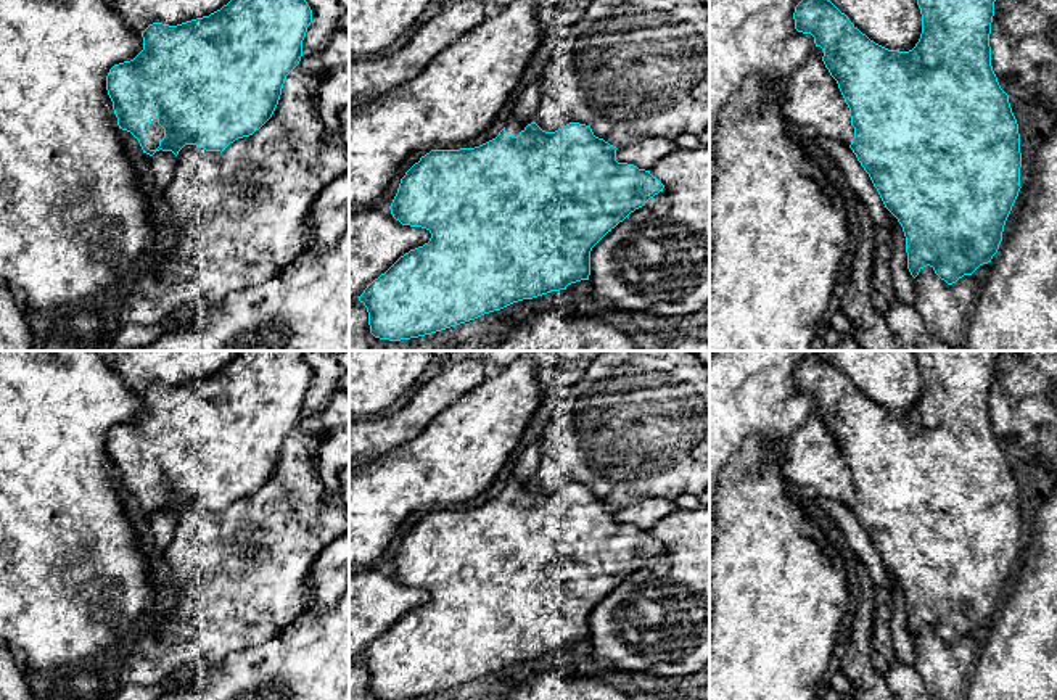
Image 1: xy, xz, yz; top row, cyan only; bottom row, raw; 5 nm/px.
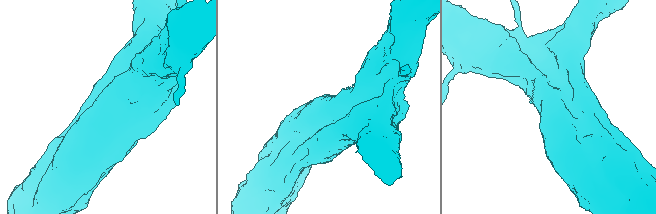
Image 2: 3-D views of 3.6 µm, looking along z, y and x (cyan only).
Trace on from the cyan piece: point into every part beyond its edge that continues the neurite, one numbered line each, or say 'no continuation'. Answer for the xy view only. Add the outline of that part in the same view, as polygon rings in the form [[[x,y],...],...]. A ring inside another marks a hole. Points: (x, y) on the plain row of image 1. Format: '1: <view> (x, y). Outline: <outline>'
1: xy (156, 493). Outline: [[[153,476],[150,484],[150,500],[146,502],[146,507],[150,510],[156,510],[162,499],[164,499],[164,489],[158,484],[158,478]]]

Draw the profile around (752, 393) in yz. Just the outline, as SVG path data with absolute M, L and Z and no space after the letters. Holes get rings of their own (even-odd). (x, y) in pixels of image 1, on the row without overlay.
M716 351L709 357L709 541L716 520L716 492L721 473L748 438L761 438L771 449L783 446L788 438L812 415L811 394L795 389L795 367L806 356L824 357L824 351Z

